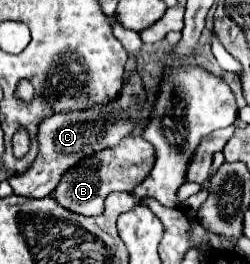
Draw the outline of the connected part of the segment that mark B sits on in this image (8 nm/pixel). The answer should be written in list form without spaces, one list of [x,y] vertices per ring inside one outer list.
[[[128,136],[122,140],[116,148],[104,148],[104,152],[96,152],[96,156],[88,156],[76,164],[76,168],[70,168],[64,174],[64,180],[54,188],[50,194],[70,212],[82,214],[82,216],[100,216],[104,212],[104,200],[112,192],[124,192],[136,188],[144,176],[152,170],[154,164],[154,148],[148,144],[142,136]]]

